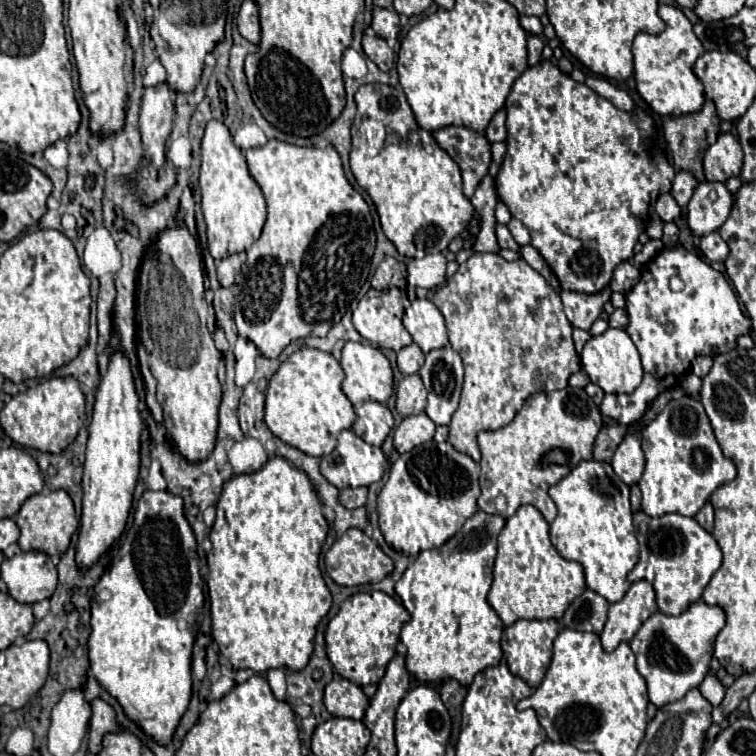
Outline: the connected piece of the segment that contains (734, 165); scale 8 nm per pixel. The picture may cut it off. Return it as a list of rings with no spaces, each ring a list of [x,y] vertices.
[[[721,132],[717,142],[709,146],[703,158],[705,178],[711,182],[727,182],[733,176],[739,176],[743,168],[743,150],[733,134]]]

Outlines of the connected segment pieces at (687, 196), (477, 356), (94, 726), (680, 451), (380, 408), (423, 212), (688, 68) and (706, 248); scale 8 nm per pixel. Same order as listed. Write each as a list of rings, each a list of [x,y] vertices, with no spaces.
[[[677,172],[675,180],[673,180],[673,188],[671,188],[671,196],[675,198],[675,202],[683,208],[683,216],[687,212],[687,200],[691,200],[691,192],[695,192],[697,188],[697,180],[693,174],[689,172]]]
[[[471,254],[471,258],[459,266],[457,274],[449,278],[447,286],[437,290],[433,304],[445,316],[449,342],[453,350],[459,352],[465,366],[461,402],[449,424],[449,444],[479,462],[479,432],[497,430],[511,424],[531,394],[561,390],[567,386],[569,376],[579,370],[579,358],[571,338],[573,328],[563,312],[559,294],[545,282],[545,278],[525,260],[519,258],[507,262],[499,254]]]
[[[101,698],[91,702],[91,722],[89,722],[89,752],[99,754],[103,734],[117,728],[115,710]]]
[[[679,398],[679,400],[671,400],[643,430],[643,452],[645,452],[645,472],[643,478],[639,482],[641,488],[641,508],[643,512],[647,512],[649,516],[663,516],[663,514],[671,514],[671,512],[679,512],[681,516],[695,516],[699,512],[699,508],[703,508],[703,504],[709,502],[711,494],[731,482],[737,476],[737,468],[735,462],[729,460],[723,450],[719,448],[713,428],[709,424],[709,418],[703,410],[703,404],[695,398]]]
[[[363,402],[355,408],[357,420],[353,424],[353,432],[361,436],[365,442],[373,446],[381,446],[387,434],[393,428],[393,414],[381,402]]]
[[[365,84],[355,94],[357,116],[351,128],[351,172],[357,184],[371,196],[385,236],[395,244],[397,252],[405,258],[423,258],[425,254],[443,252],[449,242],[461,236],[473,220],[473,204],[463,194],[459,166],[453,158],[437,146],[431,132],[421,130],[415,122],[413,110],[407,104],[405,92],[387,84]]]
[[[661,4],[659,16],[665,22],[665,32],[659,36],[641,32],[633,42],[637,92],[659,116],[685,116],[699,112],[705,104],[705,92],[703,84],[693,74],[693,64],[703,54],[703,46],[693,34],[693,24],[679,8]]]
[[[713,232],[713,234],[709,234],[709,236],[703,236],[699,248],[701,248],[701,252],[703,252],[709,260],[725,260],[727,254],[729,254],[729,246],[727,246],[727,242],[719,236],[719,232]]]

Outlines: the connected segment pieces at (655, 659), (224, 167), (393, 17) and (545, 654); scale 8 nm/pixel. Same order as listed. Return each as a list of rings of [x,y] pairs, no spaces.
[[[705,602],[691,604],[679,616],[667,616],[661,612],[651,614],[629,642],[637,658],[637,670],[647,682],[649,700],[663,708],[675,700],[681,700],[691,688],[699,688],[701,680],[709,672],[713,658],[713,646],[719,630],[725,626],[725,612],[719,606],[707,606]]]
[[[211,120],[205,128],[203,136],[203,160],[201,160],[201,208],[207,226],[207,240],[209,252],[215,260],[221,260],[229,254],[243,252],[251,248],[252,244],[261,236],[265,224],[265,198],[257,186],[257,182],[249,176],[245,154],[241,148],[233,144],[229,128],[219,122]]]
[[[375,8],[371,28],[375,30],[377,36],[381,36],[385,40],[395,40],[399,34],[399,14],[395,10]]]
[[[549,618],[549,620],[517,620],[515,624],[507,626],[501,636],[501,648],[507,660],[507,666],[513,674],[523,678],[531,688],[537,688],[545,672],[551,664],[551,654],[553,654],[553,640],[559,634],[559,622]]]

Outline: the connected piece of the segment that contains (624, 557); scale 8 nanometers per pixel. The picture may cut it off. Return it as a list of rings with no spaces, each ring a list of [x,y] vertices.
[[[587,460],[551,486],[549,496],[557,506],[557,518],[549,530],[553,546],[563,558],[583,566],[589,590],[601,594],[607,602],[619,602],[631,586],[627,574],[639,562],[629,486],[615,476],[611,464]]]

